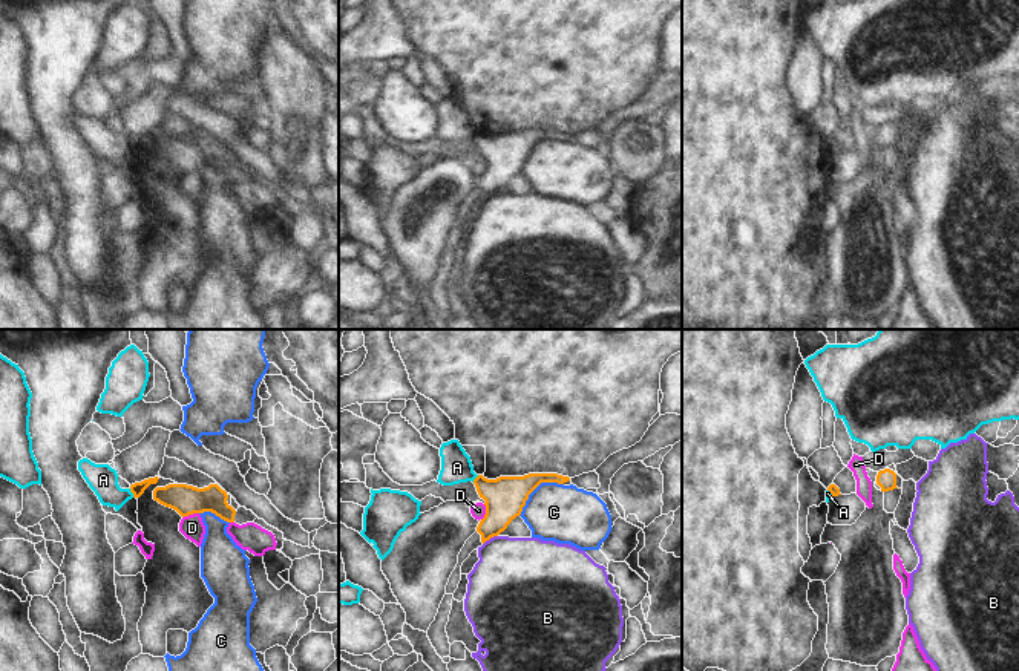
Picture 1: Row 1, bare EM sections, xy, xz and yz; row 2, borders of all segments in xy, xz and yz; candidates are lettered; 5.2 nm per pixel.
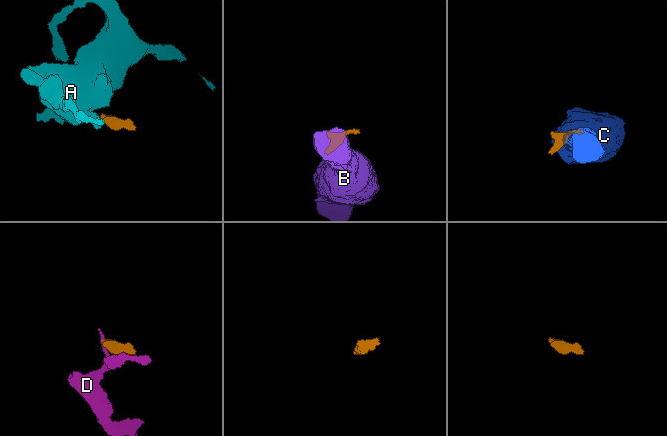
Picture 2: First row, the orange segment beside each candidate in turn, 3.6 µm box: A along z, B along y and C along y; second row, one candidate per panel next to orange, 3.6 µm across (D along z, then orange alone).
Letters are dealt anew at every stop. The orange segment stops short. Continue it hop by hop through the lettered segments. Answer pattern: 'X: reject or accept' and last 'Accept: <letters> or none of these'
A: reject
B: reject
C: reject
D: reject
Accept: none of these

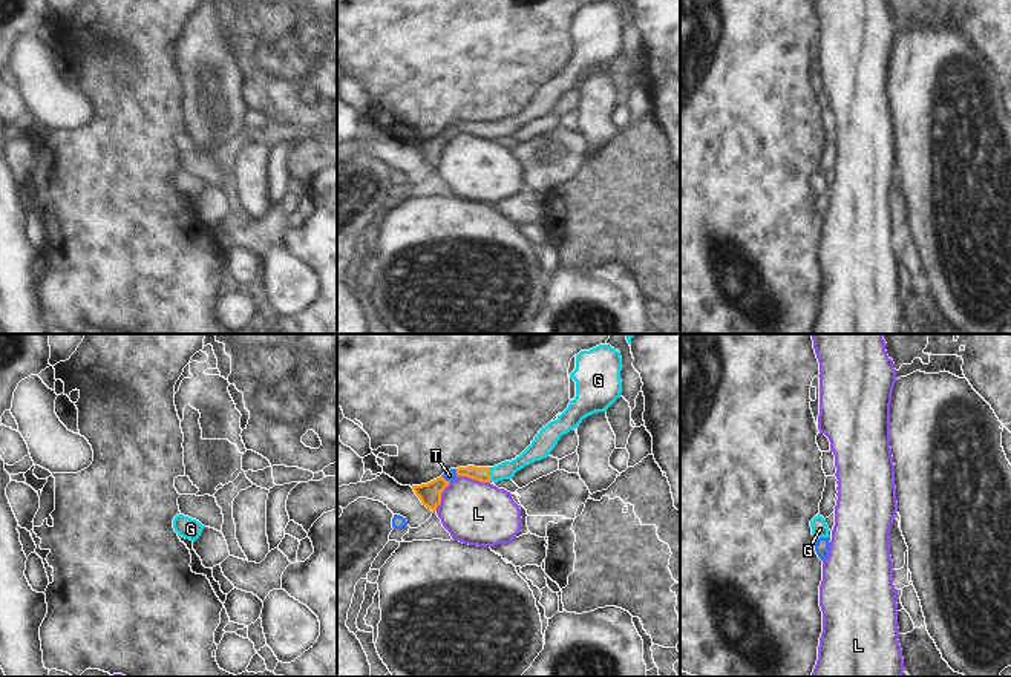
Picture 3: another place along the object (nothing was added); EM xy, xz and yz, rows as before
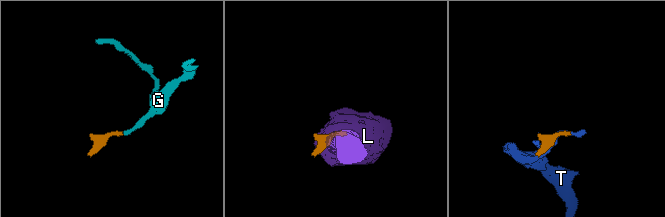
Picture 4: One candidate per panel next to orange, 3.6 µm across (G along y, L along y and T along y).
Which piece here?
G: accept
L: reject
T: reject
Accept: G

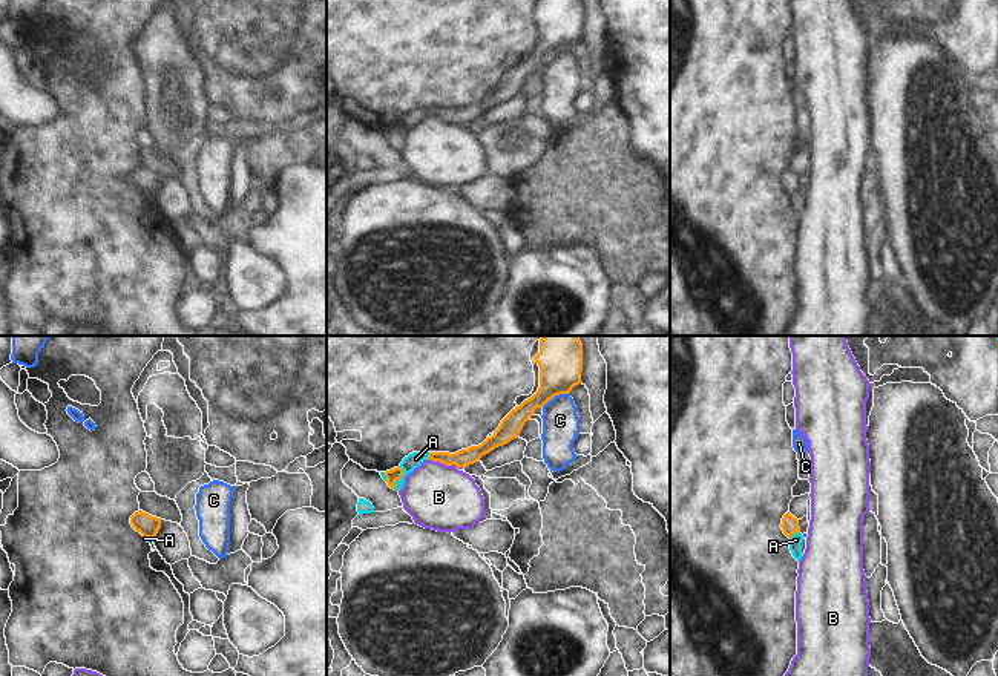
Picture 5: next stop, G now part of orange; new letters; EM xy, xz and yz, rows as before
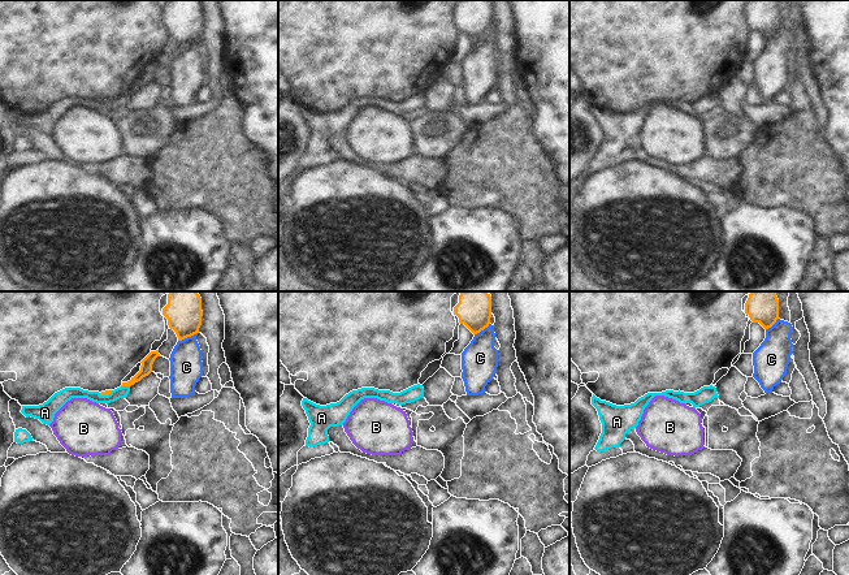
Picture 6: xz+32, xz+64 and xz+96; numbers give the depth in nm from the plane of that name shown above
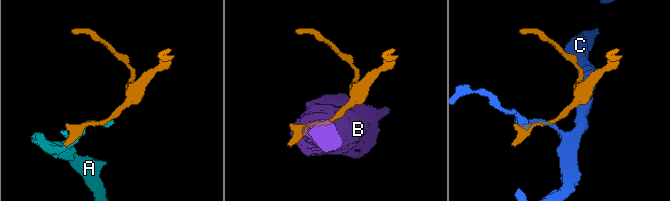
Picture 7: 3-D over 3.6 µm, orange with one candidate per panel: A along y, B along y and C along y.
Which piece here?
A: reject
B: reject
C: reject
Accept: none of these

